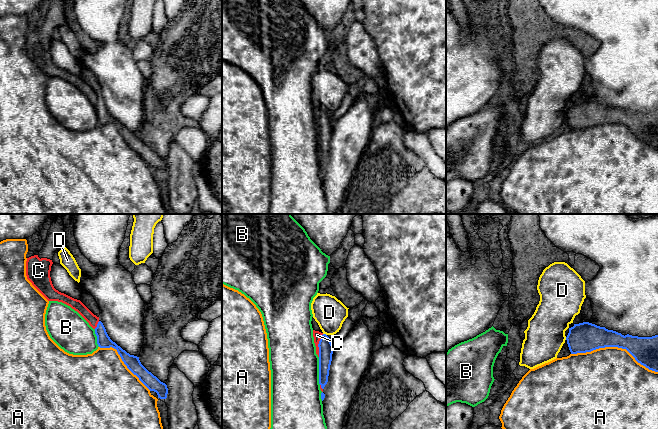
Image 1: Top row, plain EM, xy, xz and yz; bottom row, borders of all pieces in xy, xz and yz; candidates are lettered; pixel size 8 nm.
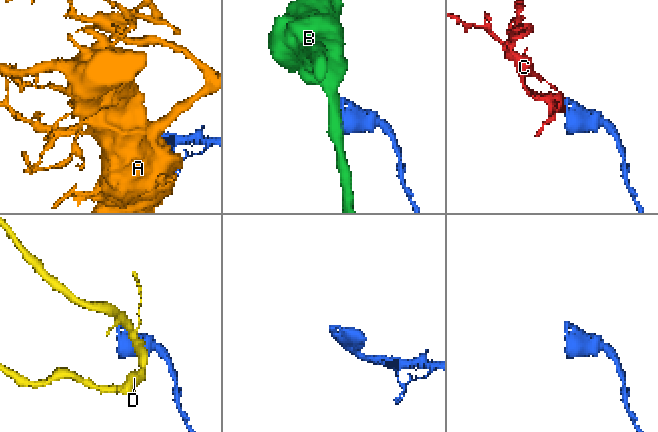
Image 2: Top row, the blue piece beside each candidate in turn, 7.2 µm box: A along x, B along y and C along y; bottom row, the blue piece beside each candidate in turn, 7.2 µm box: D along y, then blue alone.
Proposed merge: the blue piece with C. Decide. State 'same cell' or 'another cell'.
same cell

